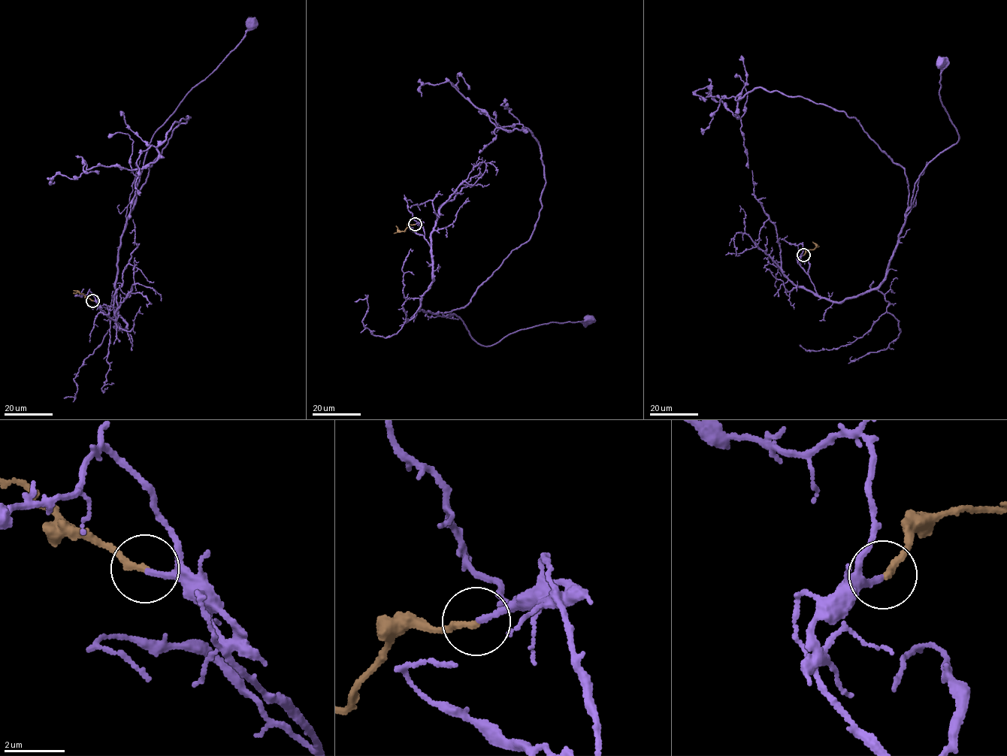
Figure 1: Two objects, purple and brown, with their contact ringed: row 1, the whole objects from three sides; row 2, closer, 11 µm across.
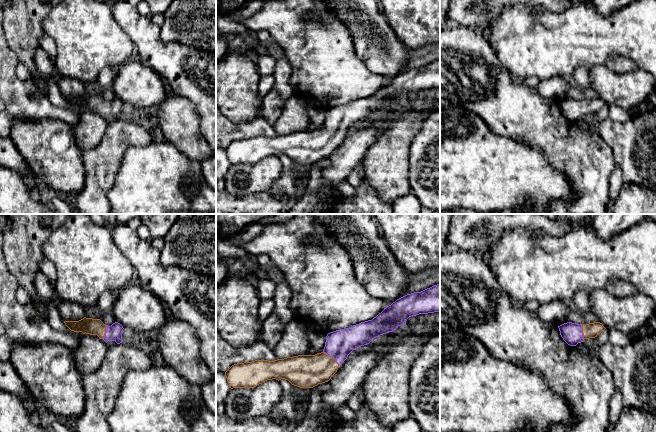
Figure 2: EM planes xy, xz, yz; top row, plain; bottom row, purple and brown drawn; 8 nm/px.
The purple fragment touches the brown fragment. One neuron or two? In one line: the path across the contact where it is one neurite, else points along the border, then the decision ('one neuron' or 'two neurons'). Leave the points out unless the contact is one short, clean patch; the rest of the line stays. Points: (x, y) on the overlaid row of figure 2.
way xz (339, 344), (331, 356), (319, 368), (305, 371); one neuron

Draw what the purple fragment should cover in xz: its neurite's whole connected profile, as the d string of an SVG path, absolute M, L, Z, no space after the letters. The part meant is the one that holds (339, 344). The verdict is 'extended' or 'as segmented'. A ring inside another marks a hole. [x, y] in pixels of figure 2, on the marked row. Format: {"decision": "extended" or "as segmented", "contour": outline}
{"decision": "extended", "contour": "M440 283L421 292L407 294L397 299L391 305L386 306L372 320L328 333L325 347L321 353L315 355L298 355L274 361L255 360L252 362L237 363L225 372L225 376L231 389L254 388L272 379L278 381L285 379L292 385L300 388L313 388L318 384L328 382L337 372L339 365L344 363L353 350L369 344L374 338L380 335L393 332L399 326L406 324L407 319L411 316L434 312L440 312Z"}

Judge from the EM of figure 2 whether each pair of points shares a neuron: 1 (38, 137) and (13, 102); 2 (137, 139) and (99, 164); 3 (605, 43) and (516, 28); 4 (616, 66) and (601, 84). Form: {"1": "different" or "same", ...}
{"1": "different", "2": "same", "3": "same", "4": "different"}

